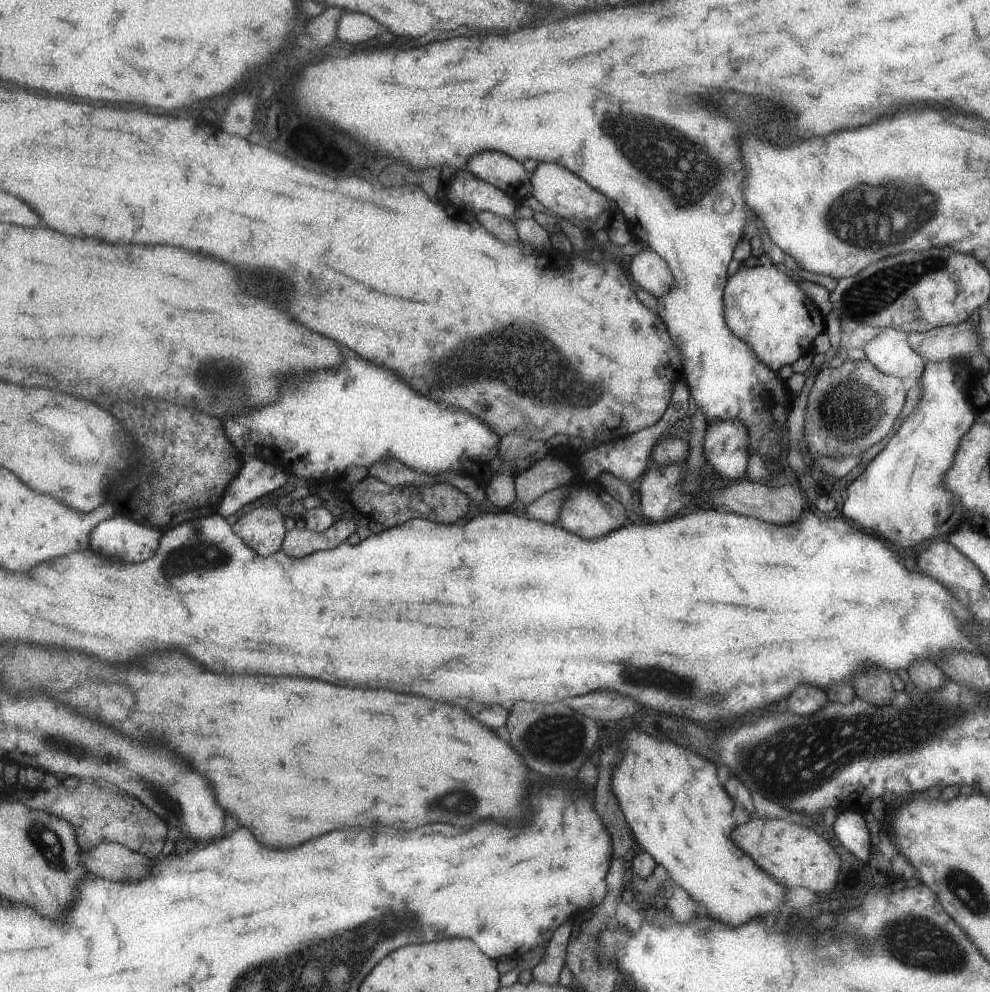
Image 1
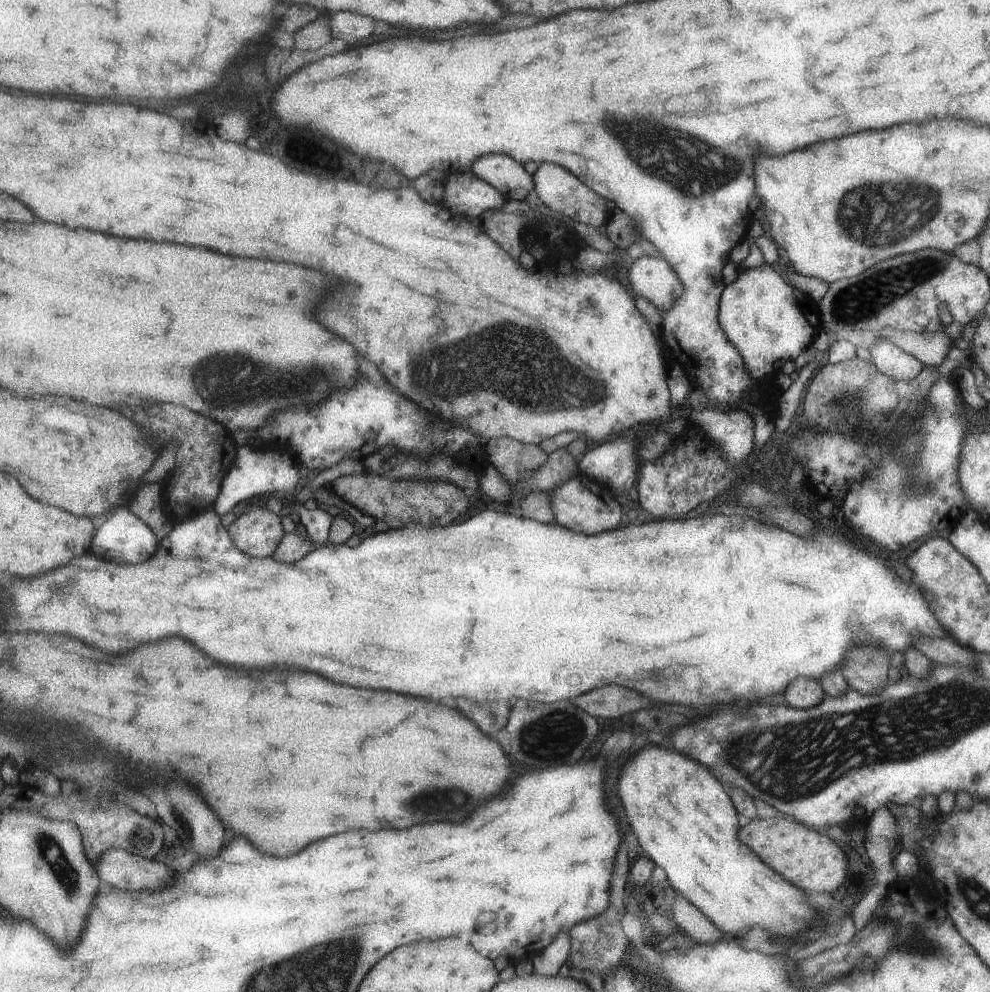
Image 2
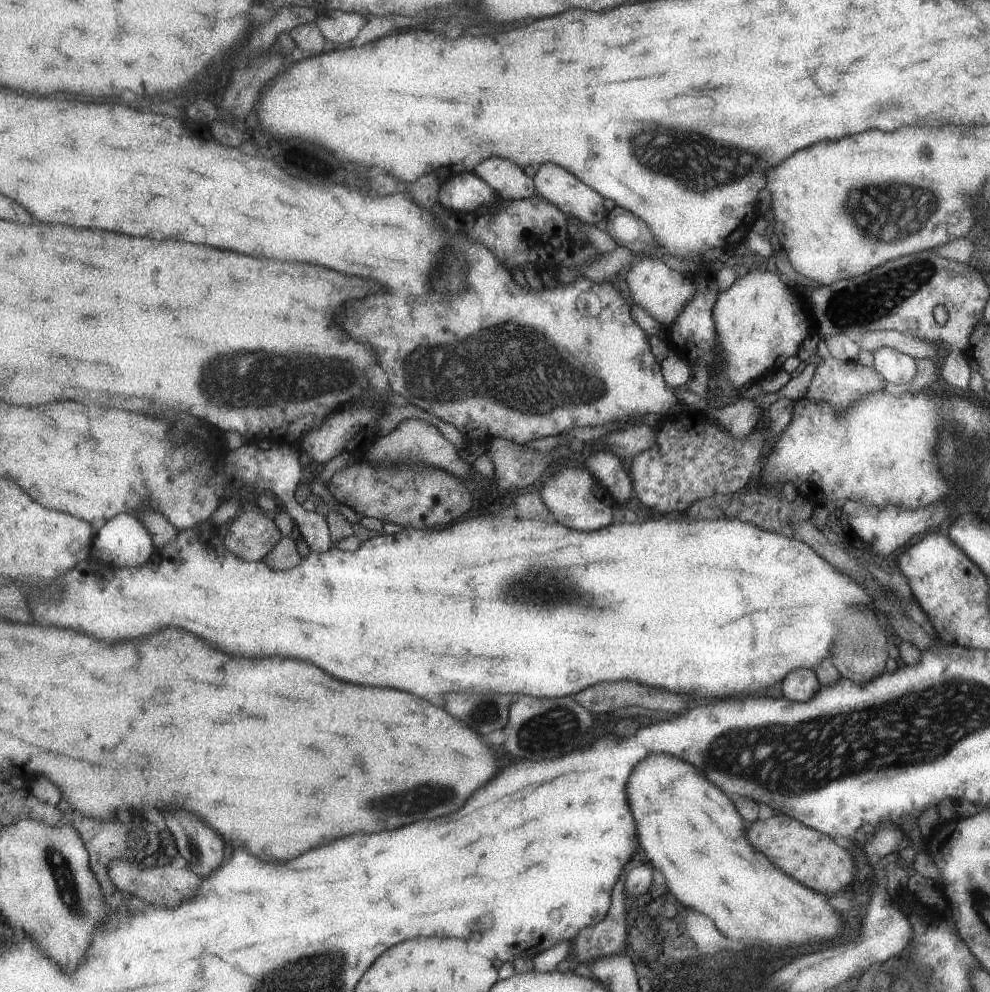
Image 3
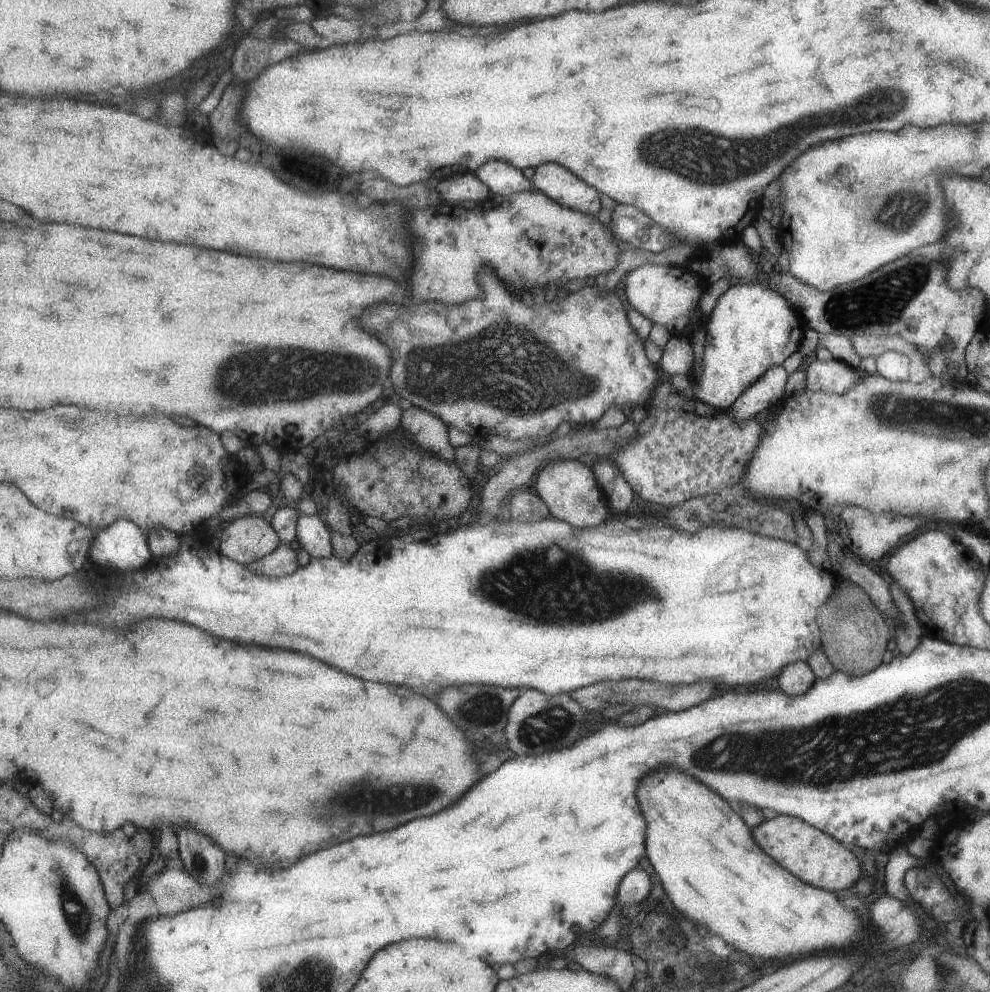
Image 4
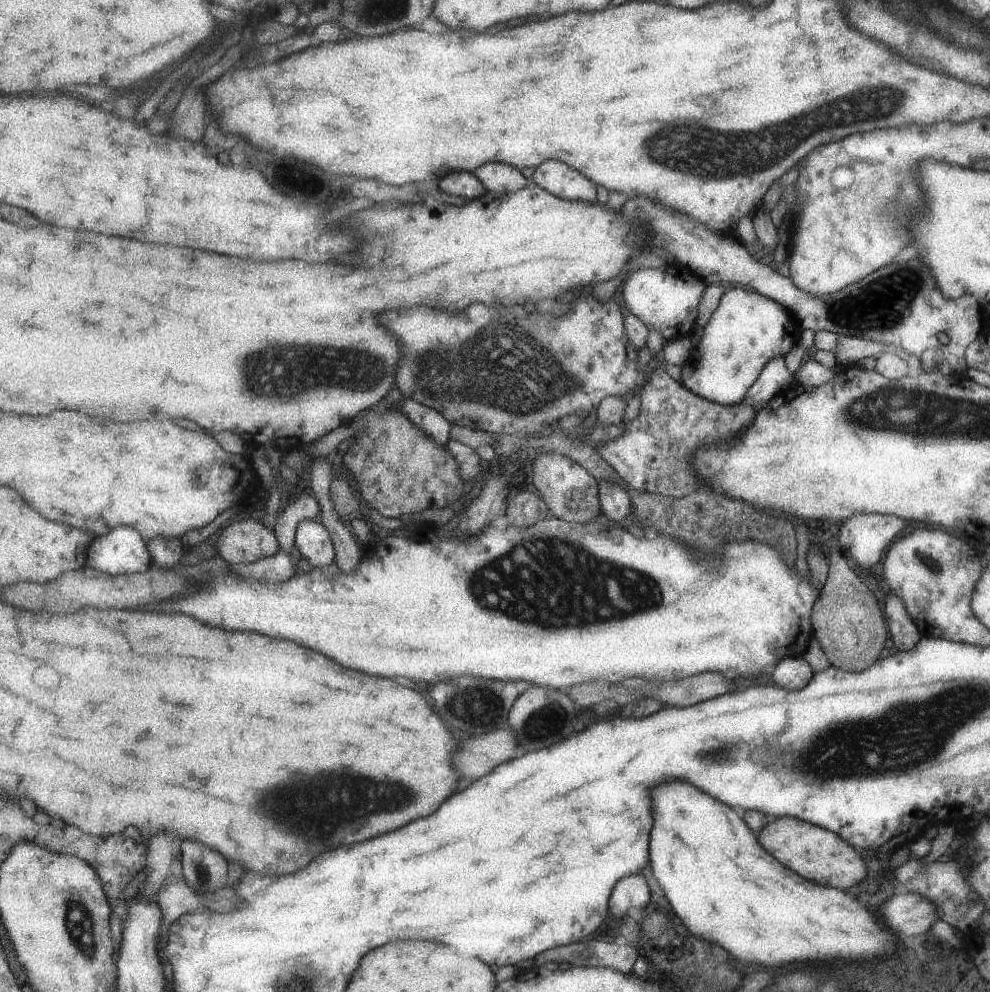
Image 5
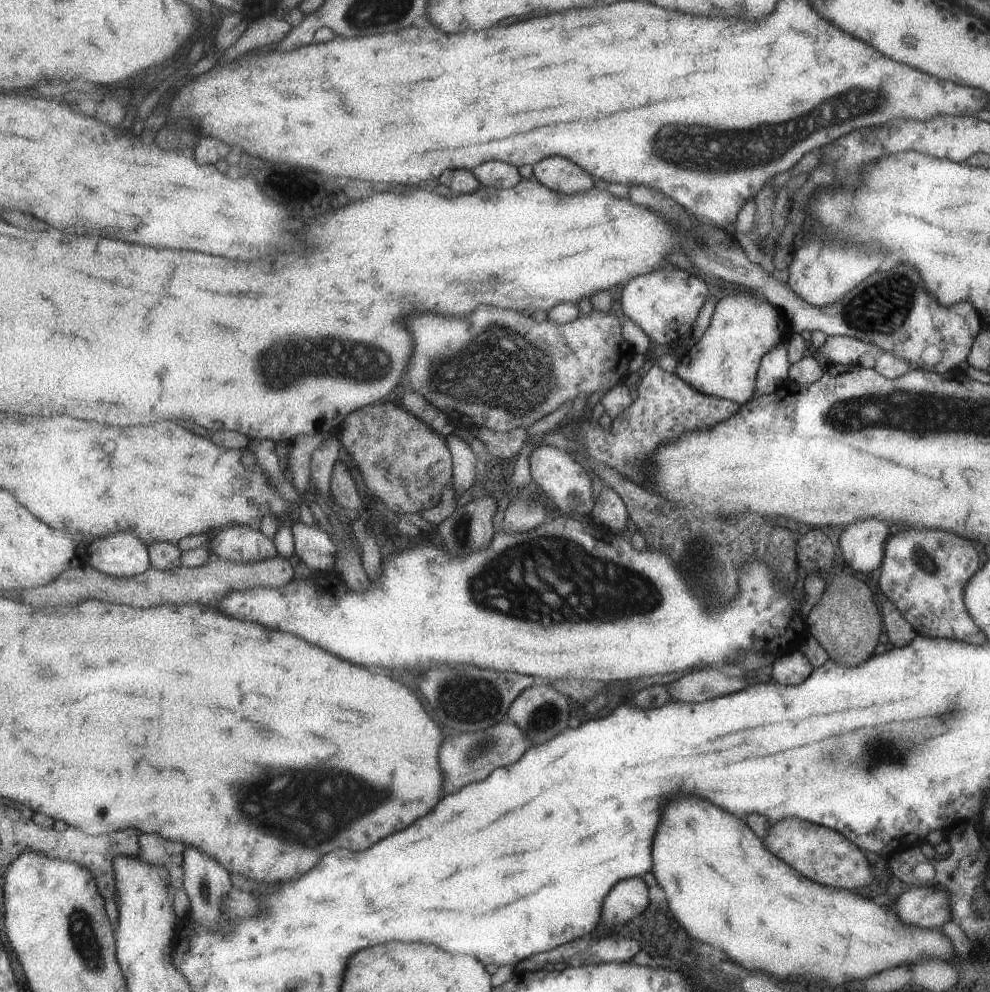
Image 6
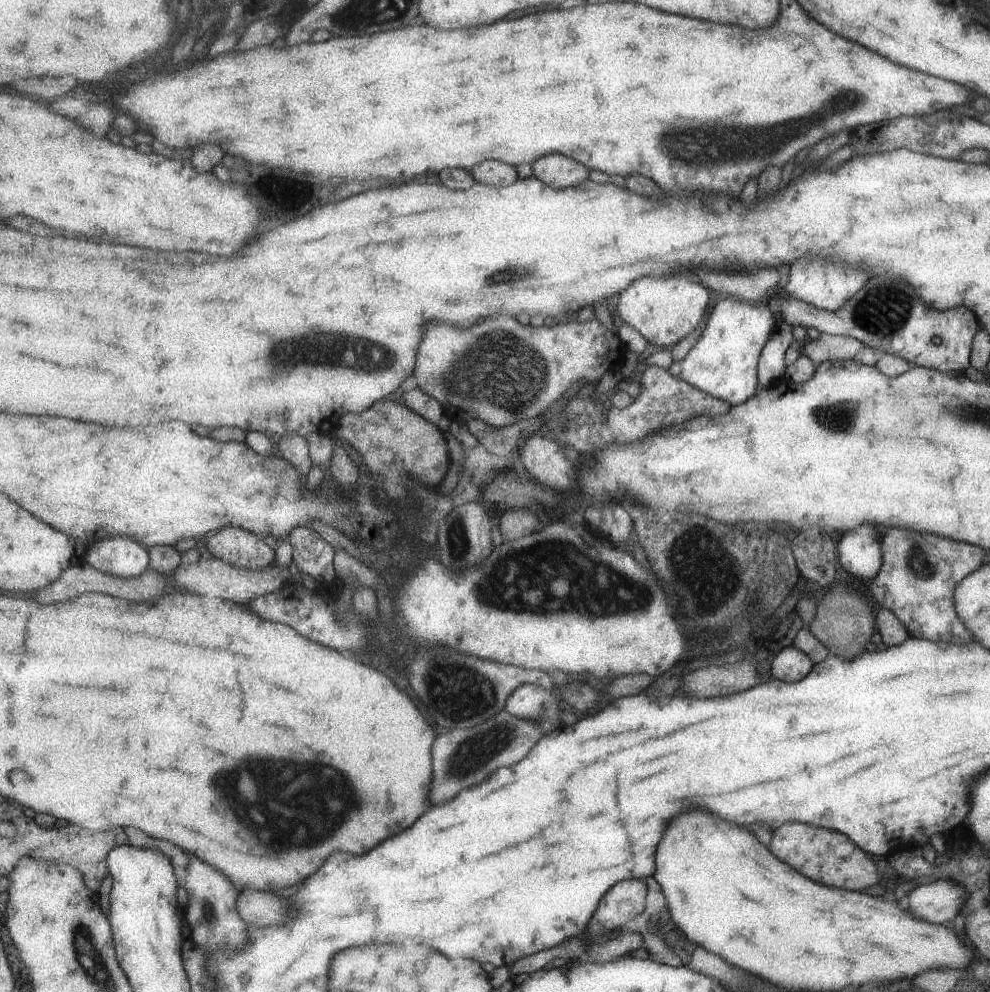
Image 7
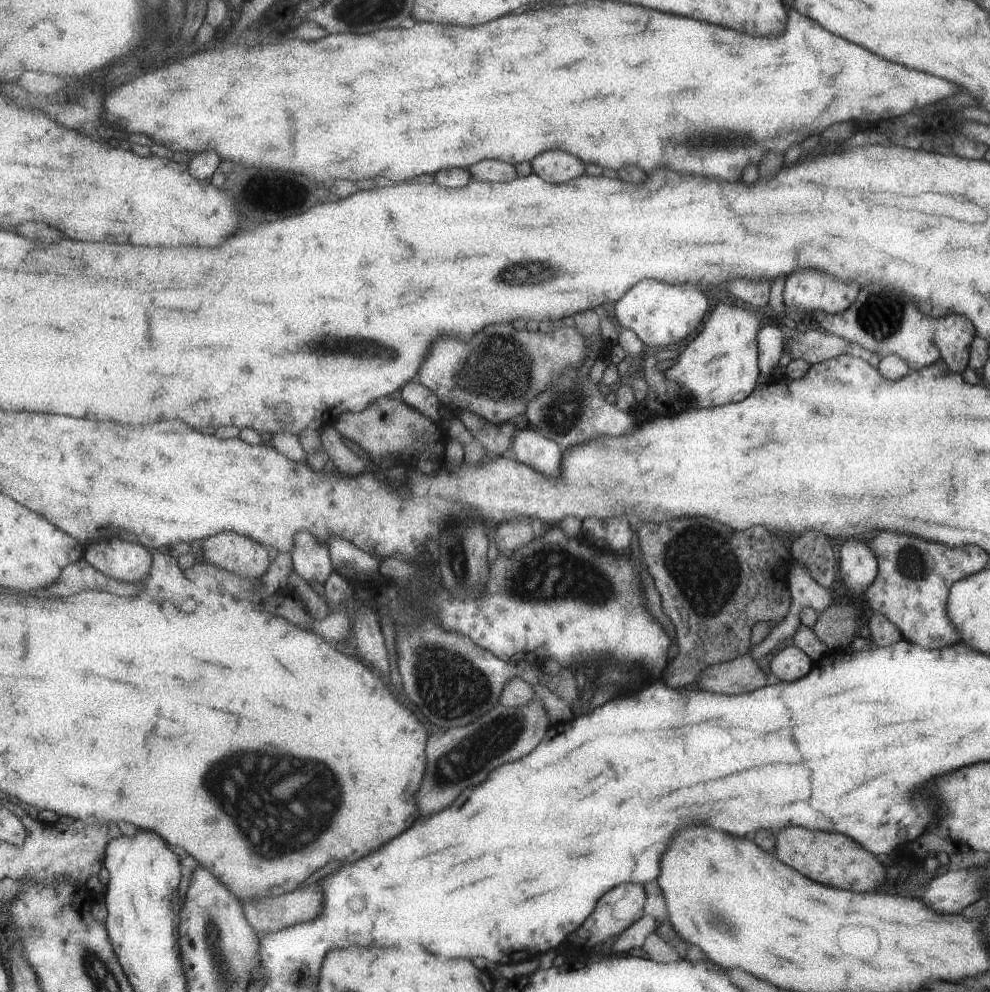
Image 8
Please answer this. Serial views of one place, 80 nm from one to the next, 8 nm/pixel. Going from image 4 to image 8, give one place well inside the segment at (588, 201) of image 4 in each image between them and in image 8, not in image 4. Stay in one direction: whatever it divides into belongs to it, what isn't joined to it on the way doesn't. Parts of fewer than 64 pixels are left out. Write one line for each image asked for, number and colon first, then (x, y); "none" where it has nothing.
5: (556, 177)
6: (560, 174)
7: (559, 170)
8: (555, 166)

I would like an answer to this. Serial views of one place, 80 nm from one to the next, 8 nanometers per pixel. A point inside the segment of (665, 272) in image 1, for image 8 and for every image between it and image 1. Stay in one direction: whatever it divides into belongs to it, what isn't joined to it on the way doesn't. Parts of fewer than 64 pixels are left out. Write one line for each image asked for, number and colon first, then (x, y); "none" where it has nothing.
2: (652, 278)
3: (662, 292)
4: (664, 294)
5: (665, 298)
6: (664, 304)
7: (663, 310)
8: (660, 314)

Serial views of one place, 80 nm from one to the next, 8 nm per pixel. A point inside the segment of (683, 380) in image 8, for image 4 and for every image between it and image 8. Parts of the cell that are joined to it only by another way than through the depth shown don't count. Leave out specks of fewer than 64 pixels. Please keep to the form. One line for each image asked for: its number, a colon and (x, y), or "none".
4: (750, 328)
5: (745, 330)
6: (743, 326)
7: (721, 363)

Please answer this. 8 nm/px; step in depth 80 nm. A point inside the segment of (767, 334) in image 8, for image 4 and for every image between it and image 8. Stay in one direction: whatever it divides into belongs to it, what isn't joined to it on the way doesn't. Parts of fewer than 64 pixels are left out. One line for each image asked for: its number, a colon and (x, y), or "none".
4: (769, 387)
5: (774, 377)
6: (772, 371)
7: (770, 366)

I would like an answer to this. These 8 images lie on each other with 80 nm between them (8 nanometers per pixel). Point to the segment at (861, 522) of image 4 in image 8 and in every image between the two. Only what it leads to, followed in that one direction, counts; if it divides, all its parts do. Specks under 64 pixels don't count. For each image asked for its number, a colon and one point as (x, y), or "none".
5: (863, 540)
6: (859, 543)
7: (858, 551)
8: (858, 566)

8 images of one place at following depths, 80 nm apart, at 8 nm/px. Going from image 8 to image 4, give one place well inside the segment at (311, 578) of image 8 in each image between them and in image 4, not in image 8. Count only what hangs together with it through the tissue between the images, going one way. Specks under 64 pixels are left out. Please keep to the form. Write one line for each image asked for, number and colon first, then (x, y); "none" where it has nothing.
4: (314, 534)
5: (314, 541)
6: (314, 547)
7: (313, 555)

